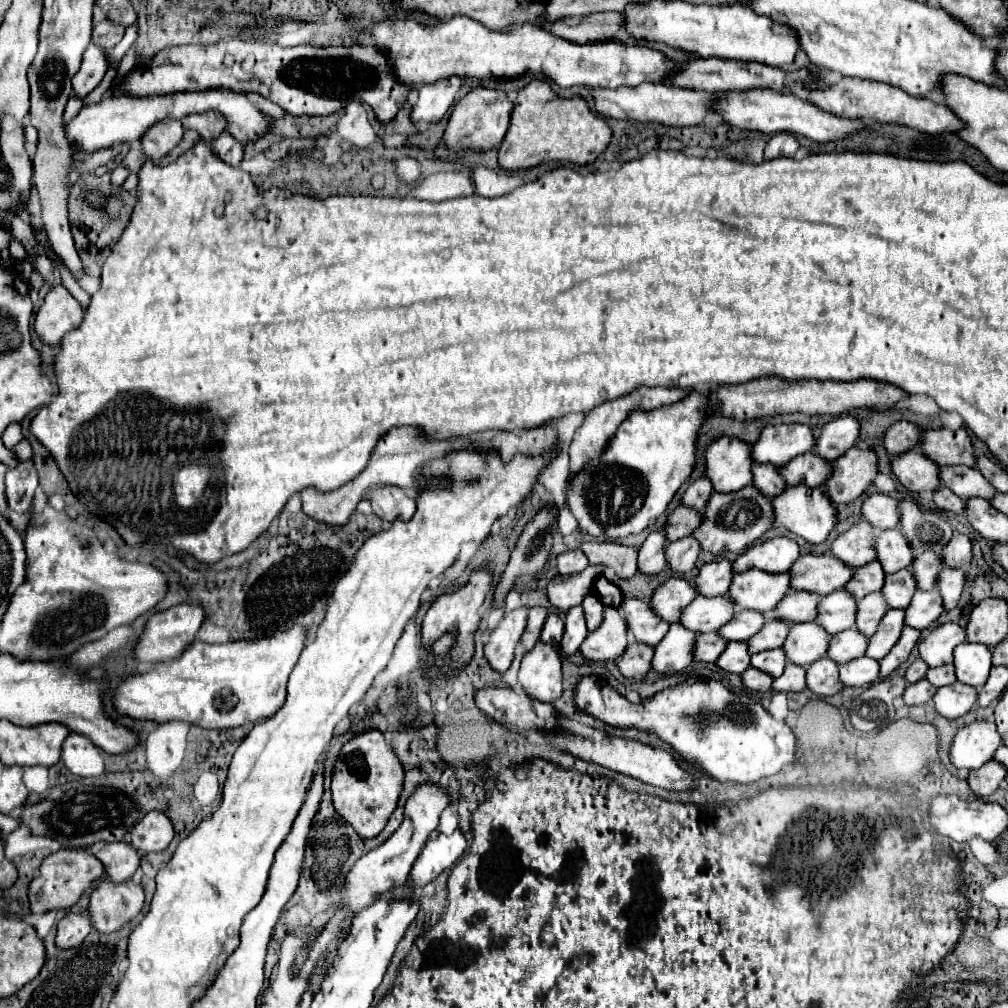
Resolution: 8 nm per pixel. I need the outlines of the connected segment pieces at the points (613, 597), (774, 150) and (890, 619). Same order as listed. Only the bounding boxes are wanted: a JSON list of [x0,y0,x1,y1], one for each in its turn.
[[594,576,624,608],[764,132,800,160],[868,610,904,660]]

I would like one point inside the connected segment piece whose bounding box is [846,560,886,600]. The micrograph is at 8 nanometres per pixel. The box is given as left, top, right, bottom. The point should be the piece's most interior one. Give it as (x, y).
(868, 579)

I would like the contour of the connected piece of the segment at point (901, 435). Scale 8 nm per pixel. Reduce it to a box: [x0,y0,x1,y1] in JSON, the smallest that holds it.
[884,420,924,456]

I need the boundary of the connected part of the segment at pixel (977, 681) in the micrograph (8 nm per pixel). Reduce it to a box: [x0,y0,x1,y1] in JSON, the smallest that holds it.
[954,642,992,688]

